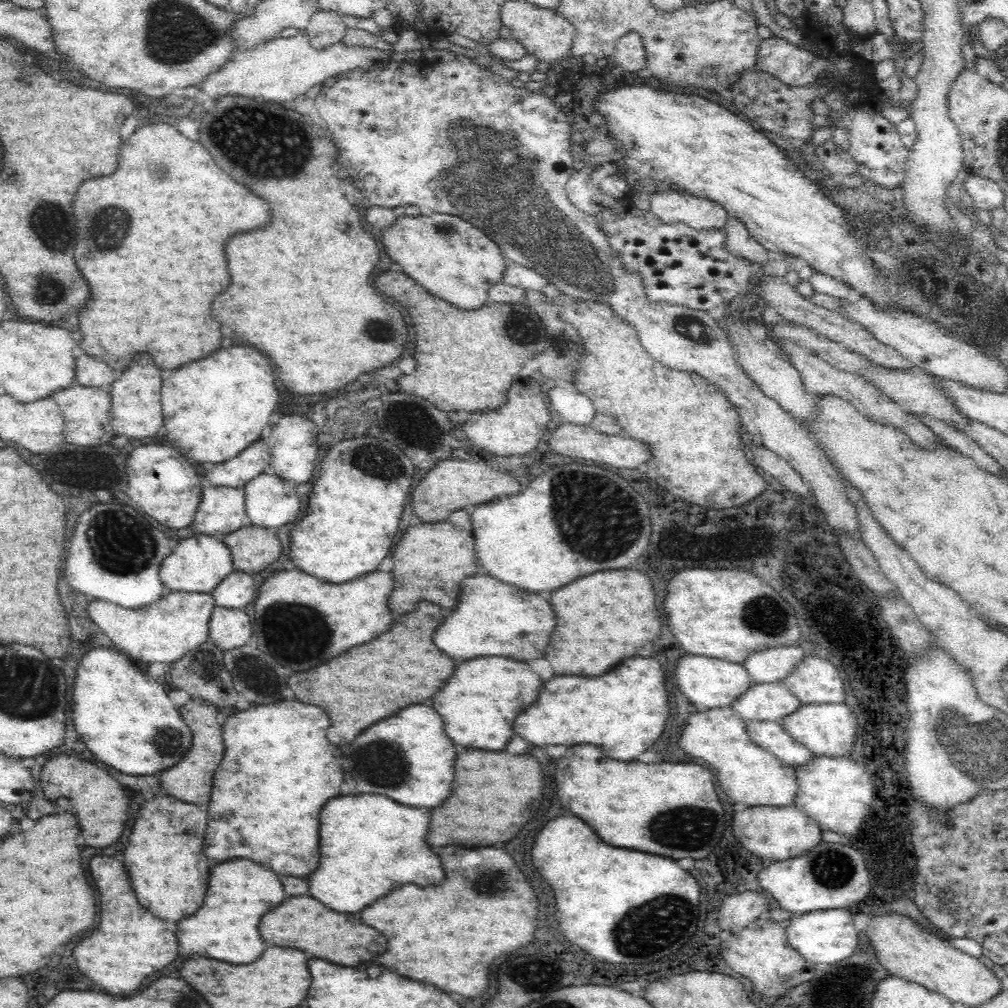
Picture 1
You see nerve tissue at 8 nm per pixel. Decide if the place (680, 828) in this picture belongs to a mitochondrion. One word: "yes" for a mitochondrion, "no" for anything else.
yes

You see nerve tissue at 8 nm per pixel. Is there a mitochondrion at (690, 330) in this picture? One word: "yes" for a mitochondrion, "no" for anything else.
yes

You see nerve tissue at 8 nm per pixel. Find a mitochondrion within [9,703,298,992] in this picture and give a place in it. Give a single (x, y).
(168, 741)

